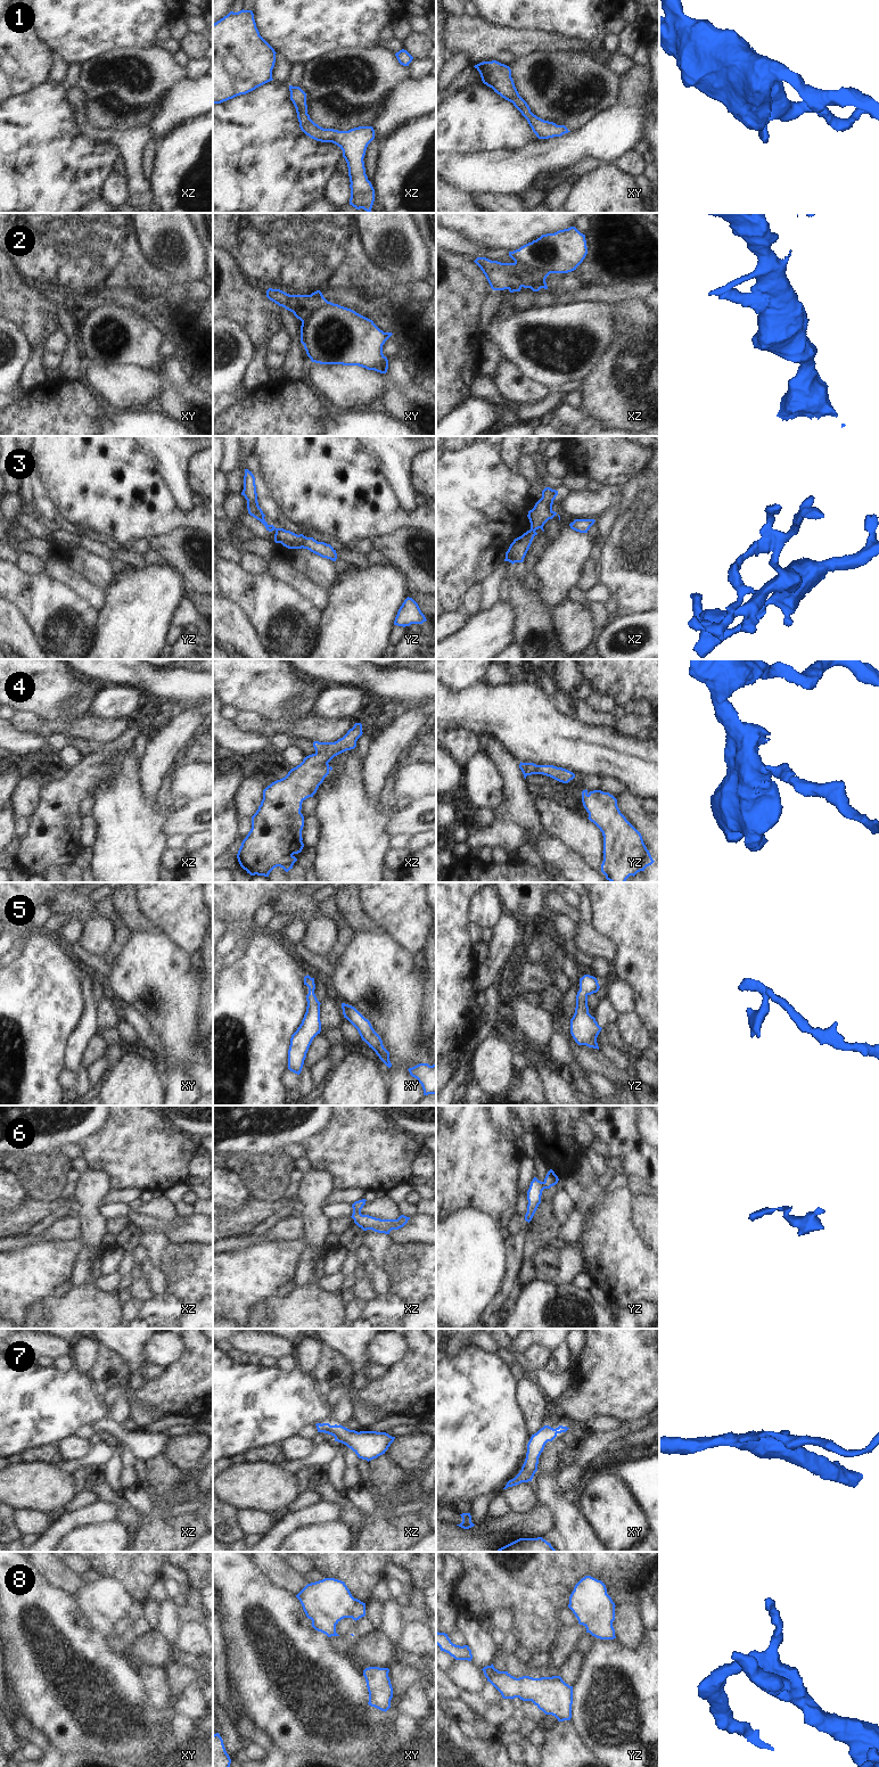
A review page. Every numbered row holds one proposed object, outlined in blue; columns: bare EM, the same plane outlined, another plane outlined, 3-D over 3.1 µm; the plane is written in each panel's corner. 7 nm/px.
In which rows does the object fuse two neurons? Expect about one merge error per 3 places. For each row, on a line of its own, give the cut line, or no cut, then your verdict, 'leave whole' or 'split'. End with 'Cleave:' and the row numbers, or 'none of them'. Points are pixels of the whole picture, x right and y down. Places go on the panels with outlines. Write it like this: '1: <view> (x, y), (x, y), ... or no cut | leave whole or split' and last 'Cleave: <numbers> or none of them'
1: no cut | leave whole
2: xz (544, 280), (536, 273), (523, 272), (518, 281) | split
3: yz (304, 536), (302, 547) | split
4: no cut | leave whole
5: no cut | leave whole
6: no cut | leave whole
7: no cut | leave whole
8: no cut | leave whole
Cleave: 2, 3

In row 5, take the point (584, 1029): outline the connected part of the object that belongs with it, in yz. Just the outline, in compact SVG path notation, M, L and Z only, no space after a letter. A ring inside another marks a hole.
M584 975L580 978L580 991L576 995L576 1008L570 1019L570 1034L578 1045L598 1049L597 1037L601 1027L595 1018L589 1013L588 996L597 993L600 986L595 977Z

